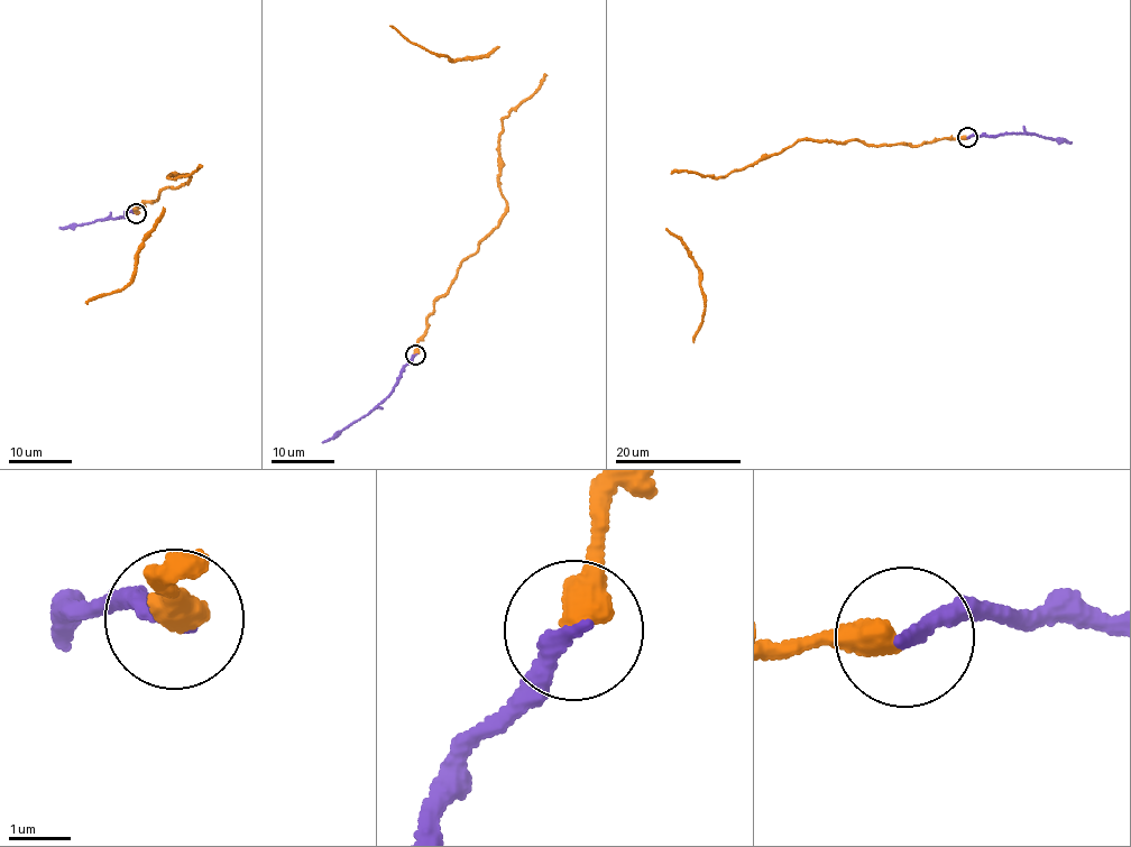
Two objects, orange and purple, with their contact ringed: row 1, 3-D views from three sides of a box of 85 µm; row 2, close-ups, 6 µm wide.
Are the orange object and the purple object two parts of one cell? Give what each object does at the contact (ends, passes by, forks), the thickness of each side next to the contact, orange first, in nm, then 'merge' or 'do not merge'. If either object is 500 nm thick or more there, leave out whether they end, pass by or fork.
orange ends; purple ends; calibres 480 and 280 nm; merge

